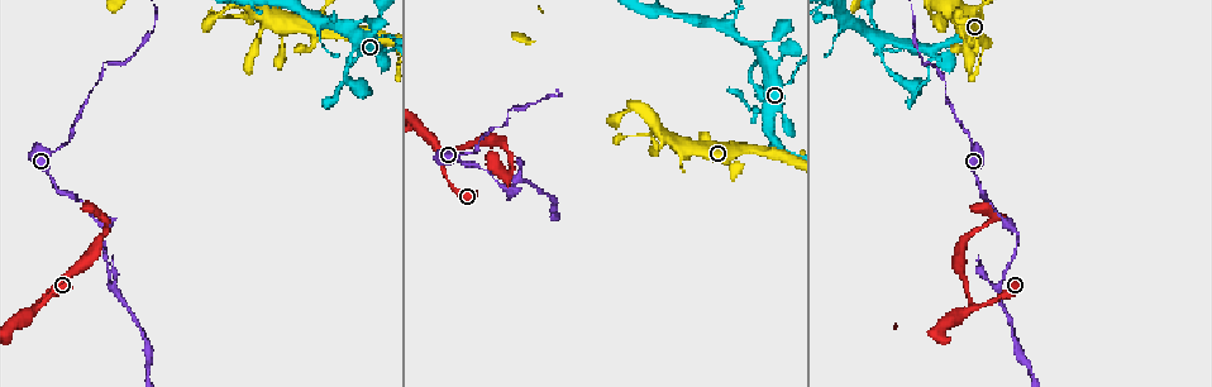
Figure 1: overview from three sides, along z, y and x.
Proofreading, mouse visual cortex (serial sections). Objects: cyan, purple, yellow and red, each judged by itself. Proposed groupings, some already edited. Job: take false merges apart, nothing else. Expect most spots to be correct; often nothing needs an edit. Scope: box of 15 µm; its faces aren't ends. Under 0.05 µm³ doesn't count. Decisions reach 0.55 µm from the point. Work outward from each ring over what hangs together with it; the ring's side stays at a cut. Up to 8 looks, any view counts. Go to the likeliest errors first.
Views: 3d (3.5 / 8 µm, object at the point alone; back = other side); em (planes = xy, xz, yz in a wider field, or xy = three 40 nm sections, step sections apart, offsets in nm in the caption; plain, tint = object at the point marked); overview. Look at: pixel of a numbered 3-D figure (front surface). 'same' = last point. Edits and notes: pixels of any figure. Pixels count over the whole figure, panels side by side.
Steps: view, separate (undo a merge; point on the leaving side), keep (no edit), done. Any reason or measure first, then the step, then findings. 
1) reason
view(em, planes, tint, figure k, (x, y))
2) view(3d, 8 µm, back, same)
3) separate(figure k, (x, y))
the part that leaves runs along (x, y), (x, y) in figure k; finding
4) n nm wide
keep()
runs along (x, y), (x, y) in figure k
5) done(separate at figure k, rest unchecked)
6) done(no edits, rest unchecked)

thick turns thin
view(3d, 3.5 µm, figure 1, (644, 134))

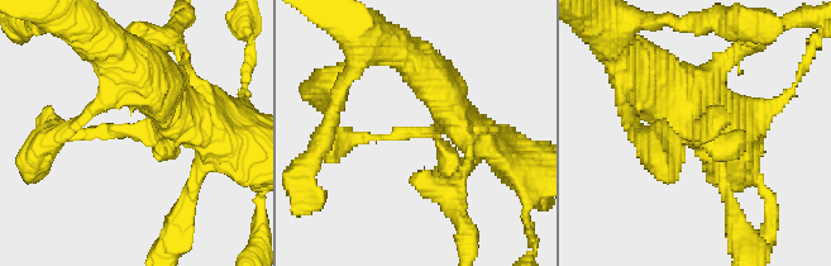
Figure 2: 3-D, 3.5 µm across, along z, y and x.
view(em, planes, tint, figure 2, (137, 131))

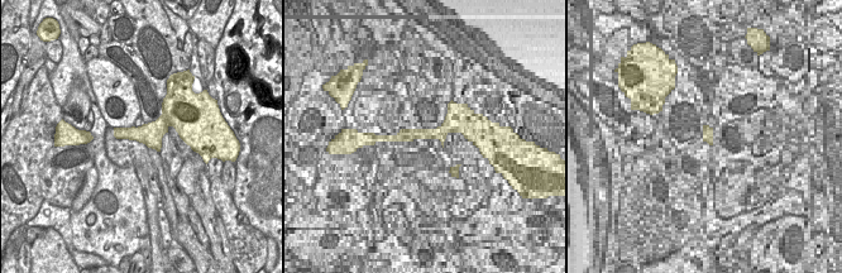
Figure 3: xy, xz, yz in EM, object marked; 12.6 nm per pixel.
keep()
runs along (182, 130), (163, 123), (152, 133), (116, 133) in figure 3; all the same cell

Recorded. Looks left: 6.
view(3d, 3.5 µm, figure 1, (927, 72))

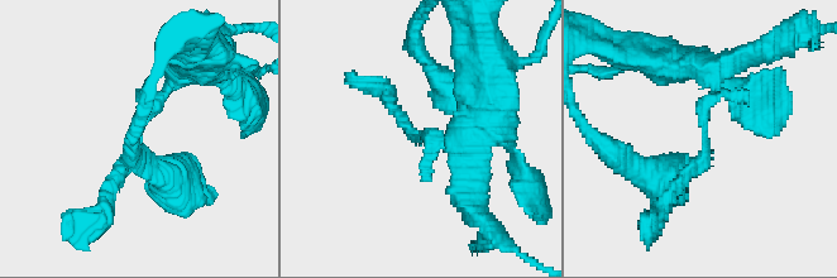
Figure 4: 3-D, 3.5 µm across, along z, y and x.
view(em, xy, step 5, tint, figure 4, (421, 138))

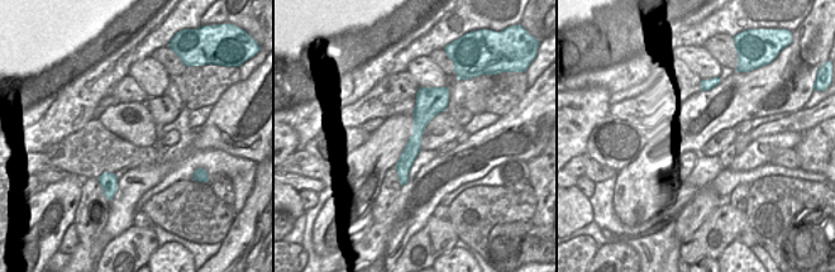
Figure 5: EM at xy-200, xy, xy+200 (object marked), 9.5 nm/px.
keep()
runs along (445, 90), (423, 114), (402, 180) in figure 5; all the same cell

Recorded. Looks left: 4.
narrows sharply
view(3d, 3.5 µm, figure 1, (68, 142))

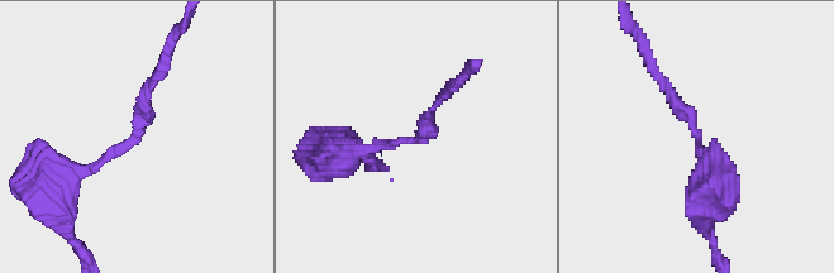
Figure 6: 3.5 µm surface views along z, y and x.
need the tissue
view(em, xy, step 5, tint, figure 6, (409, 141))

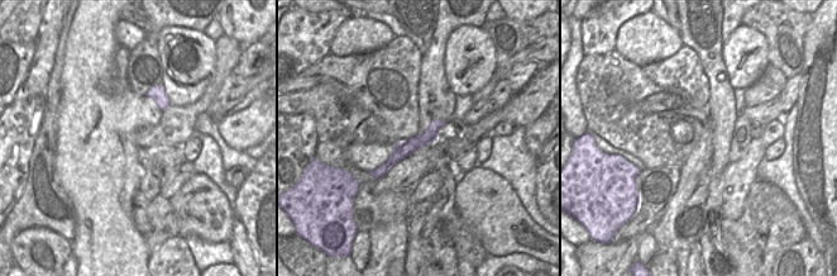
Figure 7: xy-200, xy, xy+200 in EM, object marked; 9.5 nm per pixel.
arms of 150, 200 nm
keep()
runs along (48, 199), (137, 129), (157, 75) in figure 6; one cell here

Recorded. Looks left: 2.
done(no edits, rest unchecked)

